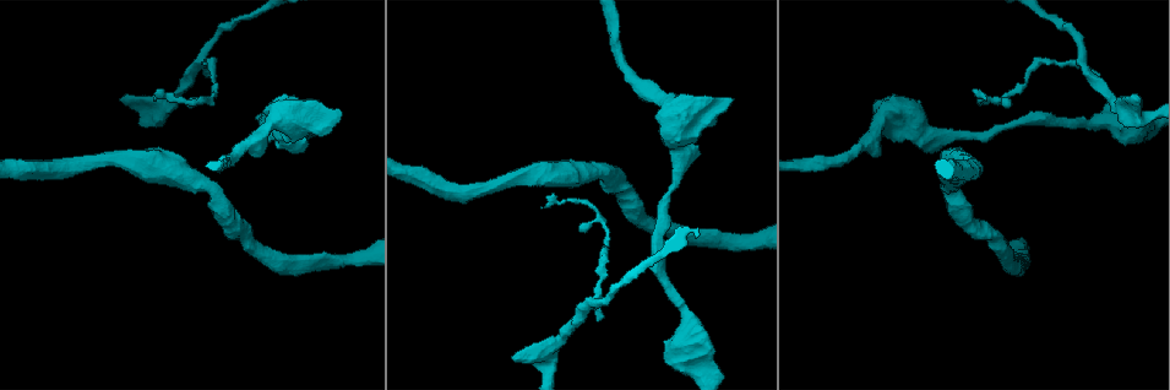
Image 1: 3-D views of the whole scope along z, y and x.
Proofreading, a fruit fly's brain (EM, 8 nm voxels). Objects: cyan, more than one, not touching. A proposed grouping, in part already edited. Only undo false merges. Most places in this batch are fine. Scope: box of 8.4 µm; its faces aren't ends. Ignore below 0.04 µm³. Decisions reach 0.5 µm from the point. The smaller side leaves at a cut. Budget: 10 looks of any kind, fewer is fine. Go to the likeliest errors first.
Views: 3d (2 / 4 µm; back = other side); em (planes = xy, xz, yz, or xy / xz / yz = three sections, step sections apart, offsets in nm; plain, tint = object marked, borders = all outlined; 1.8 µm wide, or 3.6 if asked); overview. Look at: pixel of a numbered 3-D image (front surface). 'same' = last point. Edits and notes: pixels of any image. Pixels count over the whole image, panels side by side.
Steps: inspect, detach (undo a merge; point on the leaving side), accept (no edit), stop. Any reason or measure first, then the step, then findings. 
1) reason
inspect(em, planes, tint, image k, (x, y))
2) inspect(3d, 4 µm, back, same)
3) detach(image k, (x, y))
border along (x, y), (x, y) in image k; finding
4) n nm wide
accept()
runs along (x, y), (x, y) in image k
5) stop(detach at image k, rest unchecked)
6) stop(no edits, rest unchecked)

two arms in line, one across
inspect(3d, 2 µm, back, image 1, (1082, 64))

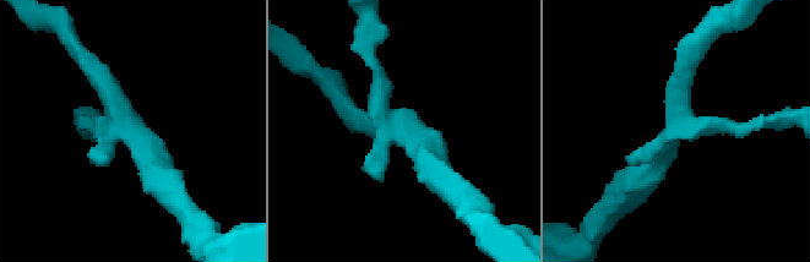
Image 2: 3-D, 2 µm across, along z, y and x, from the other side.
3 arms
inspect(em, xz, step 8, tint, image 2, (393, 124))

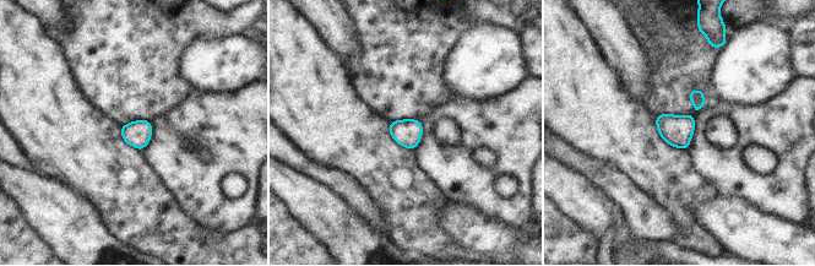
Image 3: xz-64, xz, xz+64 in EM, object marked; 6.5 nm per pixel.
cut it another way
inspect(em, planes, borders, same)

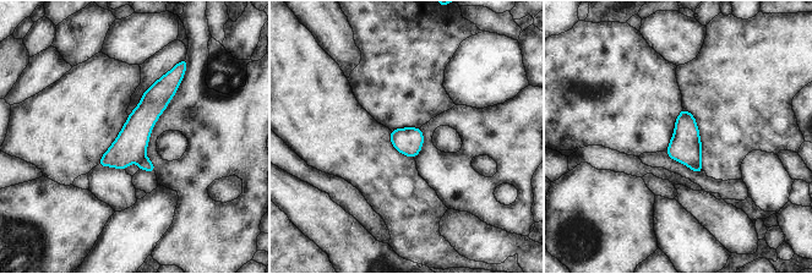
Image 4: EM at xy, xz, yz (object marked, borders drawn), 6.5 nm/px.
180 nm wide
detach(image 4, (697, 168))
a second cell is stuck on

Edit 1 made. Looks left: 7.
a fork
inspect(em, planes, tint, image 1, (1131, 115))

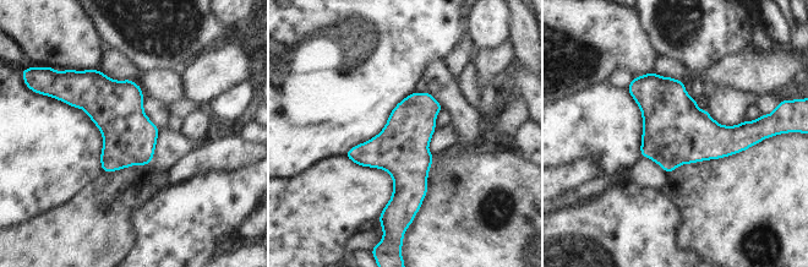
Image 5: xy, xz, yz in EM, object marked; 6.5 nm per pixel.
accept()
all the same cell

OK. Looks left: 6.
sudden change in width
inspect(3d, 4 µm, image 1, (1113, 120))

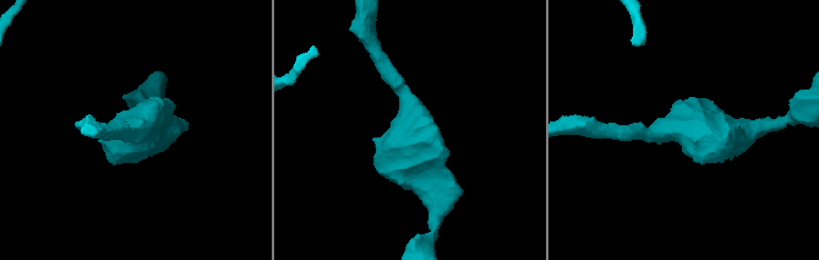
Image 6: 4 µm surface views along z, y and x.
arms of 220, 420 nm; now the EM
inspect(em, 3.6 µm, xy, step 8, borders, image 6, (407, 129))

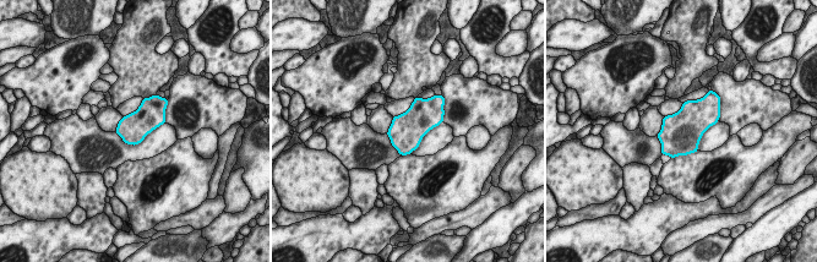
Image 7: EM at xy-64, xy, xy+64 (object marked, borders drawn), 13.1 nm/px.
380 nm wide
accept()
all the same cell

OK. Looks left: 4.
calibre changes
inspect(3d, 4 µm, image 1, (679, 167))

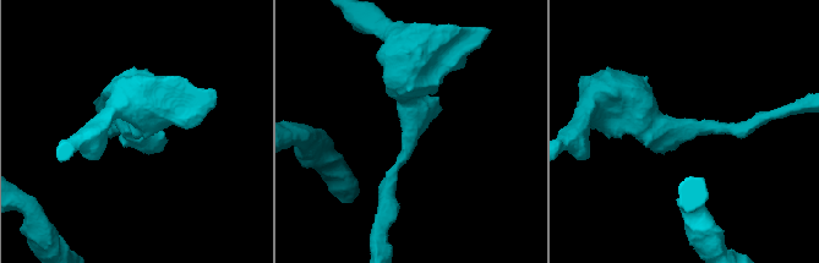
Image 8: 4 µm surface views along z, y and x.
now the EM
inspect(em, xy, step 4, tint, image 8, (415, 128))

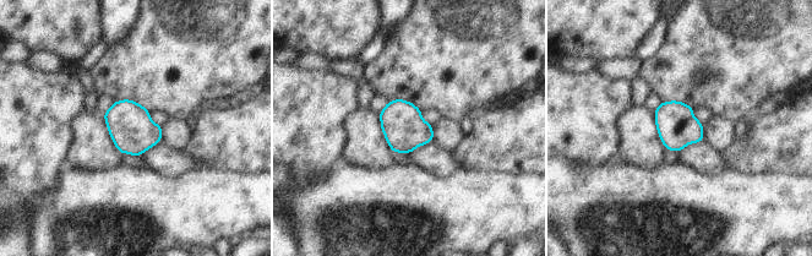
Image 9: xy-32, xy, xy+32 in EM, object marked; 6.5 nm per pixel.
accept()
all the same cell

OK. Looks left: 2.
stop(detach at image 4, rest unchecked)

